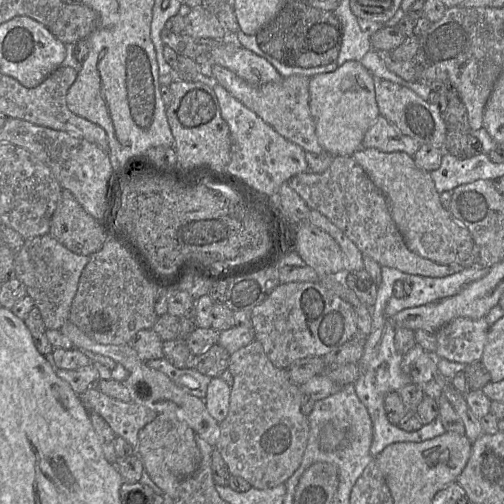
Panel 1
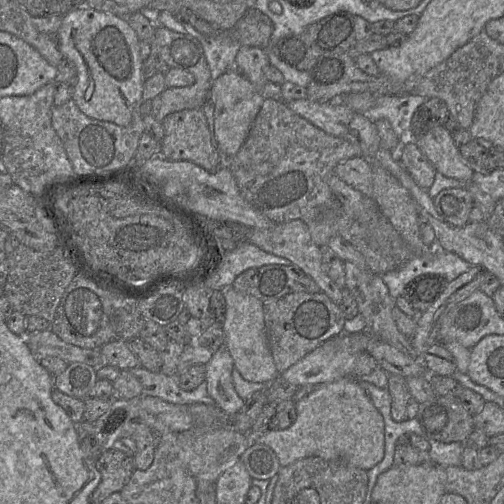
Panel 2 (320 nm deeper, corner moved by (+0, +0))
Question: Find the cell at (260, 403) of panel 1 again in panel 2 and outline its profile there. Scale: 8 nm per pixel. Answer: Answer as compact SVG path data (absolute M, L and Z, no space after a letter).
M260 443L248 447L241 454L240 461L242 461L252 479L270 480L281 468L274 451Z

